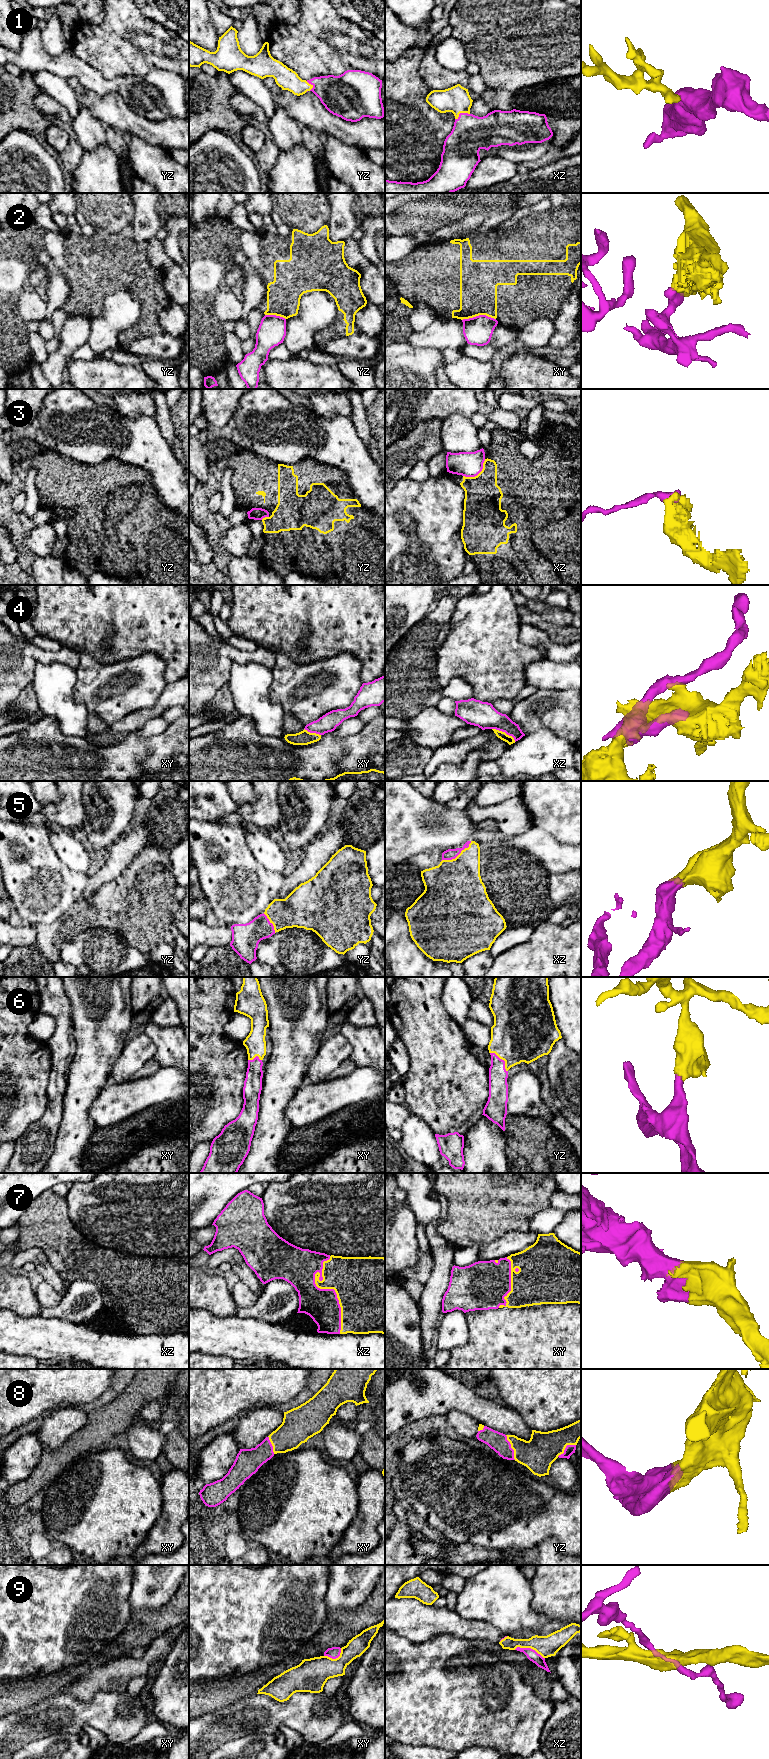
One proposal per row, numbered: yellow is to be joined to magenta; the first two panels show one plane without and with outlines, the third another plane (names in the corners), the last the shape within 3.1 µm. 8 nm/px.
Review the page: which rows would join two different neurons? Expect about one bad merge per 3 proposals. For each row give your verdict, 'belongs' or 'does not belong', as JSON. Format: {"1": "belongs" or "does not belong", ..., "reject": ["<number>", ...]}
{"1": "belongs", "2": "does not belong", "3": "does not belong", "4": "does not belong", "5": "belongs", "6": "belongs", "7": "belongs", "8": "belongs", "9": "does not belong", "reject": ["2", "3", "4", "9"]}

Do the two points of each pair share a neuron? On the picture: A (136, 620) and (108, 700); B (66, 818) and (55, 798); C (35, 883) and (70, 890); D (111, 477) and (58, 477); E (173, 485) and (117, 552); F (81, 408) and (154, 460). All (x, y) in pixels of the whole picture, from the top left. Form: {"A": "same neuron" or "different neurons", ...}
{"A": "different neurons", "B": "different neurons", "C": "same neuron", "D": "same neuron", "E": "different neurons", "F": "same neuron"}

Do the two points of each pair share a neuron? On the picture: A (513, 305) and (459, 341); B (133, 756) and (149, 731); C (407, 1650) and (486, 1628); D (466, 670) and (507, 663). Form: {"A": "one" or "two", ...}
{"A": "two", "B": "two", "C": "two", "D": "one"}

